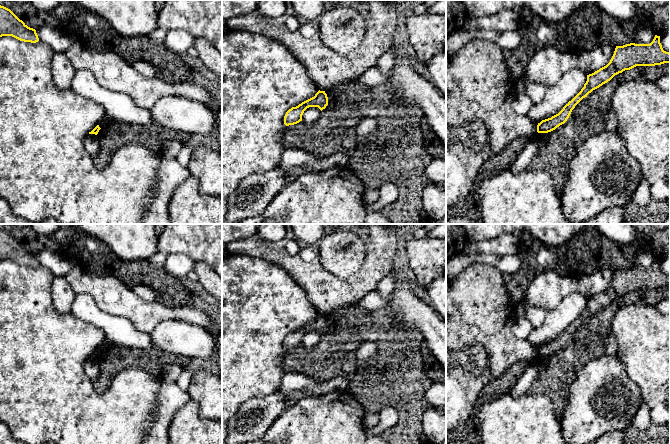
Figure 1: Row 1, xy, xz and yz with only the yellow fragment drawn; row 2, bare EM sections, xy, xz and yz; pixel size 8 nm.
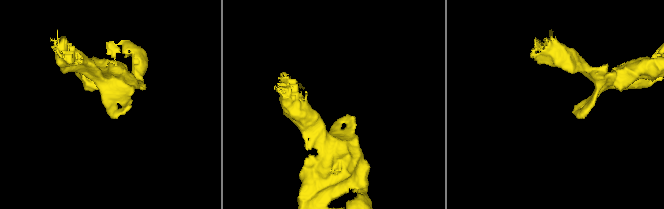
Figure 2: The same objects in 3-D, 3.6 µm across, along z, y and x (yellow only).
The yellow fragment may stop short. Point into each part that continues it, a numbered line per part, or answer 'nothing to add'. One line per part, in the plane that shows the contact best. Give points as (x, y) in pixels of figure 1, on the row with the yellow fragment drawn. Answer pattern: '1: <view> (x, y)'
nothing to add

